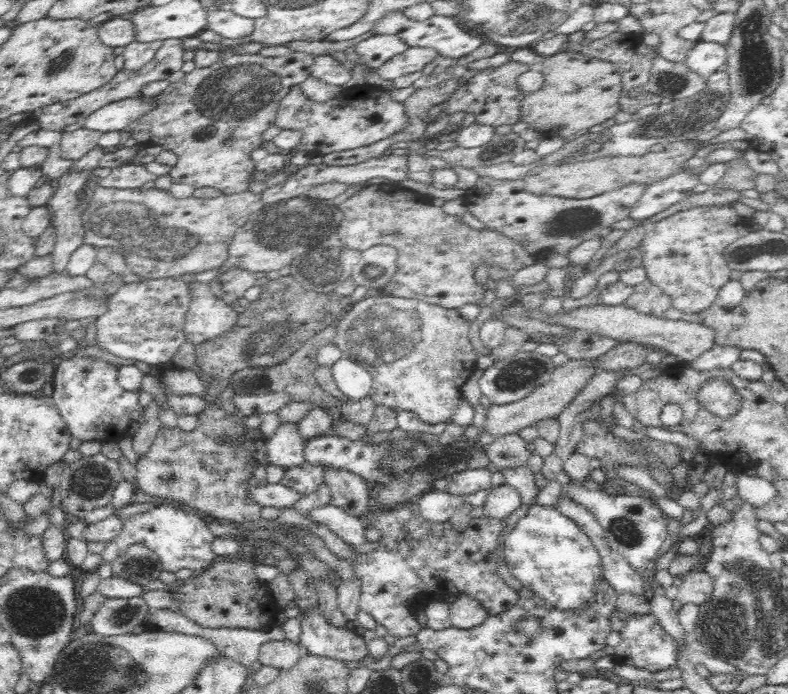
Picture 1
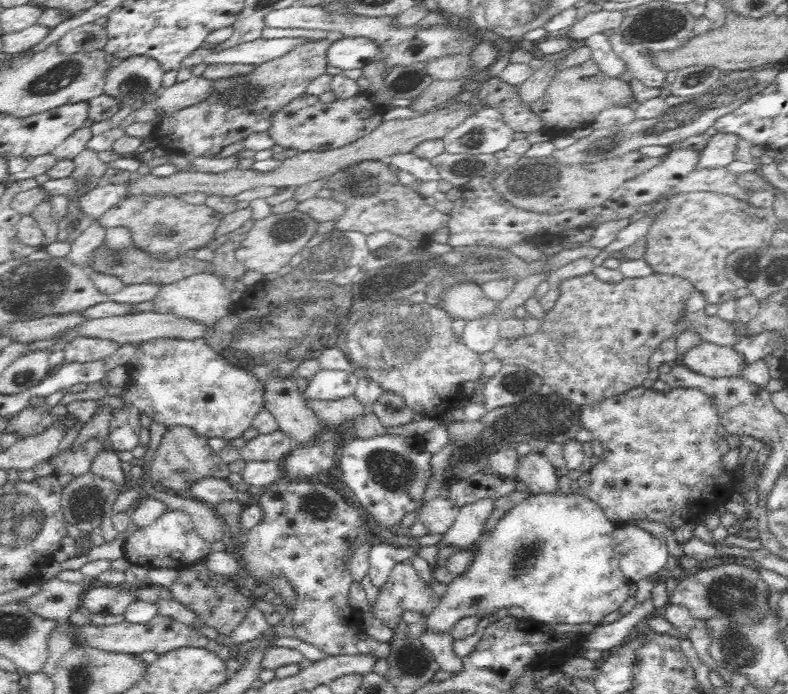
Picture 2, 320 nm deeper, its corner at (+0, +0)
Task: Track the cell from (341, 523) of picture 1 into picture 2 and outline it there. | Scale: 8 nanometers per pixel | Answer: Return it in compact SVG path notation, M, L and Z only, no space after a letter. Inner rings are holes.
M388 543L373 546L370 550L370 569L368 576L372 585L378 590L388 582L392 570L402 562L409 562L410 557L416 553L416 548L395 548Z

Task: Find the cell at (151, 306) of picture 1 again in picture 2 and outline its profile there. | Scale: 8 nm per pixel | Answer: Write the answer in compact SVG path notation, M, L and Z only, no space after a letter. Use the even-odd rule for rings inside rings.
M78 336L71 340L64 351L64 361L73 362L94 362L110 356L118 350L119 344L110 339L96 338L92 336Z

